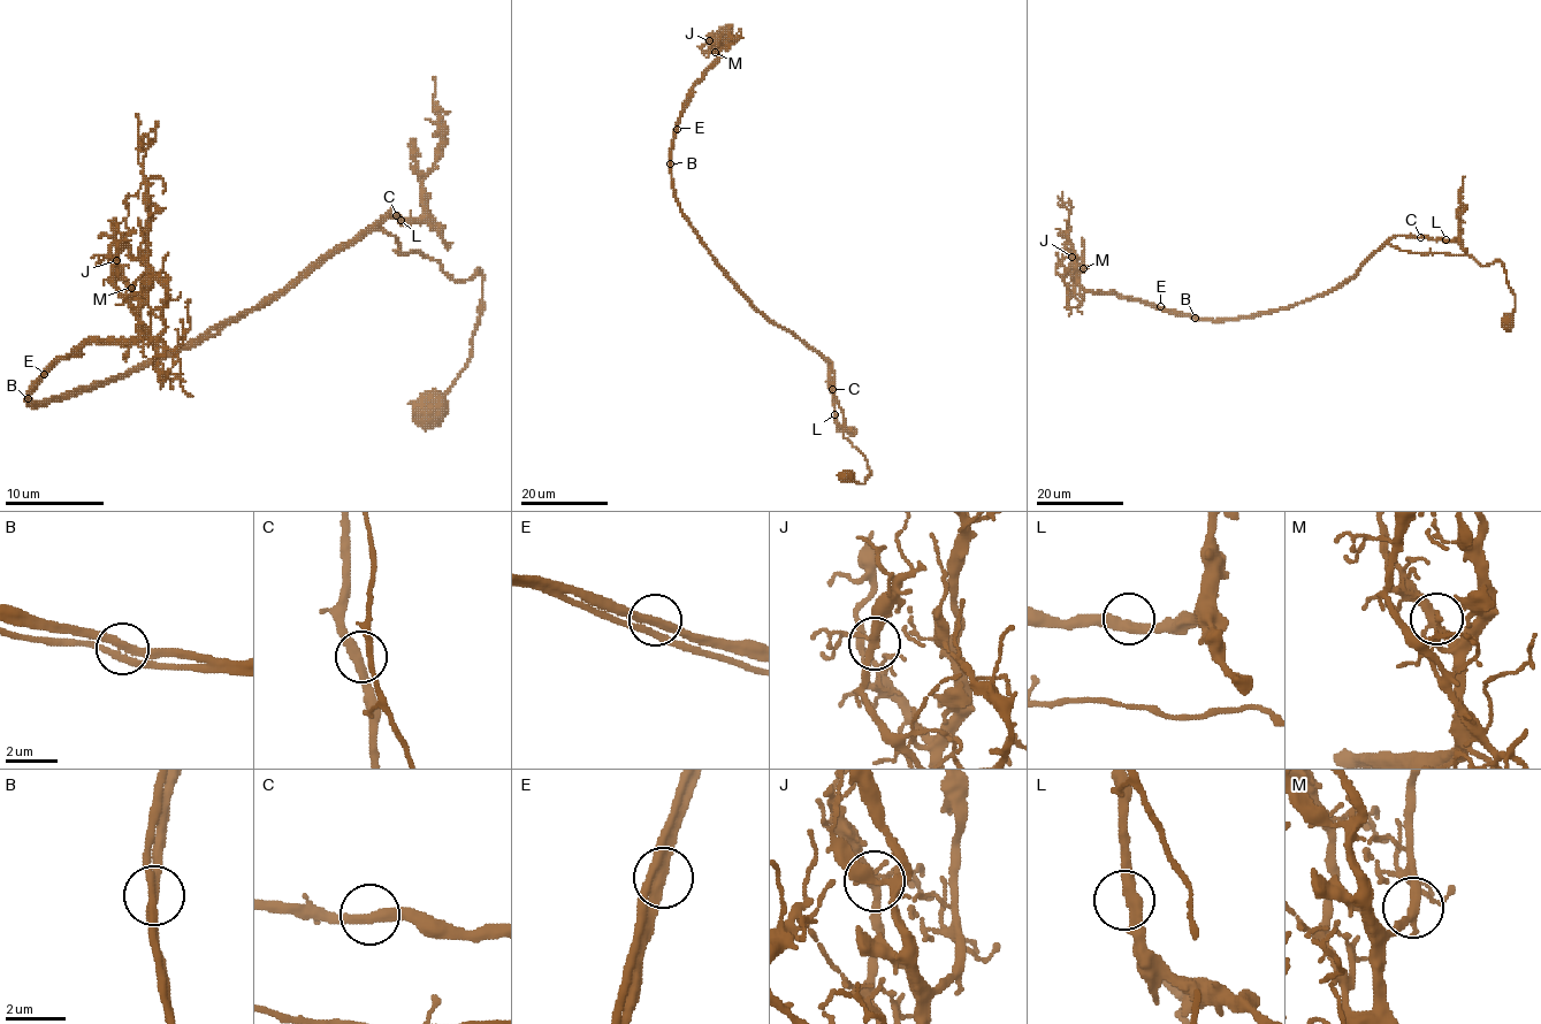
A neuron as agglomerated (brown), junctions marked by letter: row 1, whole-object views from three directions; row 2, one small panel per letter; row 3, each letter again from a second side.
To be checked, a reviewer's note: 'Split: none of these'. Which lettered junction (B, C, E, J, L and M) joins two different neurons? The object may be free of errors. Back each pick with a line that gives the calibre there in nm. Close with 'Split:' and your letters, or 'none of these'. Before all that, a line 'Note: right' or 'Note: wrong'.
Note: right
Split: none of these

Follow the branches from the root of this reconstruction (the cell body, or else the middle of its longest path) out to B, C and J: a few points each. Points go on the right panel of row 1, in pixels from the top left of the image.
B: (1302, 302), (1251, 316), (1195, 318)
C: (1302, 302), (1348, 281), (1393, 236), (1420, 237)
J: (1302, 302), (1229, 320), (1180, 316), (1111, 292), (1080, 288), (1072, 274), (1072, 257)

